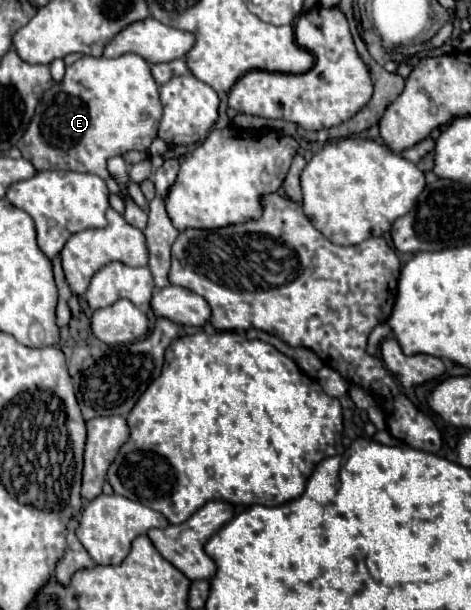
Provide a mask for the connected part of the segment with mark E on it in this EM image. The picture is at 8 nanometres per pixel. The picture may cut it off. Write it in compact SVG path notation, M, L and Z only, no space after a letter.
M84 56L66 66L62 82L56 82L46 90L26 134L16 146L36 170L74 170L96 174L108 184L112 194L120 194L118 184L106 170L108 158L122 156L136 148L148 150L156 138L160 118L162 104L158 98L158 84L150 74L150 64L142 56Z

